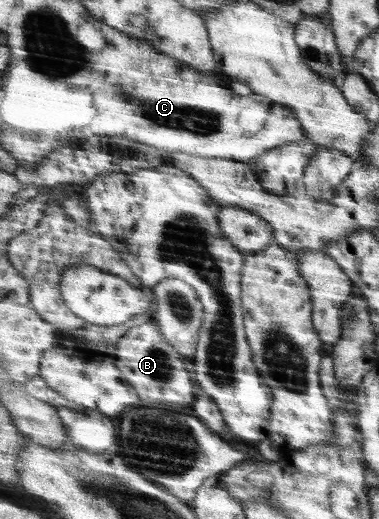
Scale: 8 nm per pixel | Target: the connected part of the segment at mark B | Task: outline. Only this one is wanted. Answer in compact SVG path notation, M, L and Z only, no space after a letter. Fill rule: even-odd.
M150 319L142 325L132 327L119 339L114 361L121 373L138 389L146 405L154 403L194 403L196 401L196 383L188 371L182 355L168 343L160 324Z

